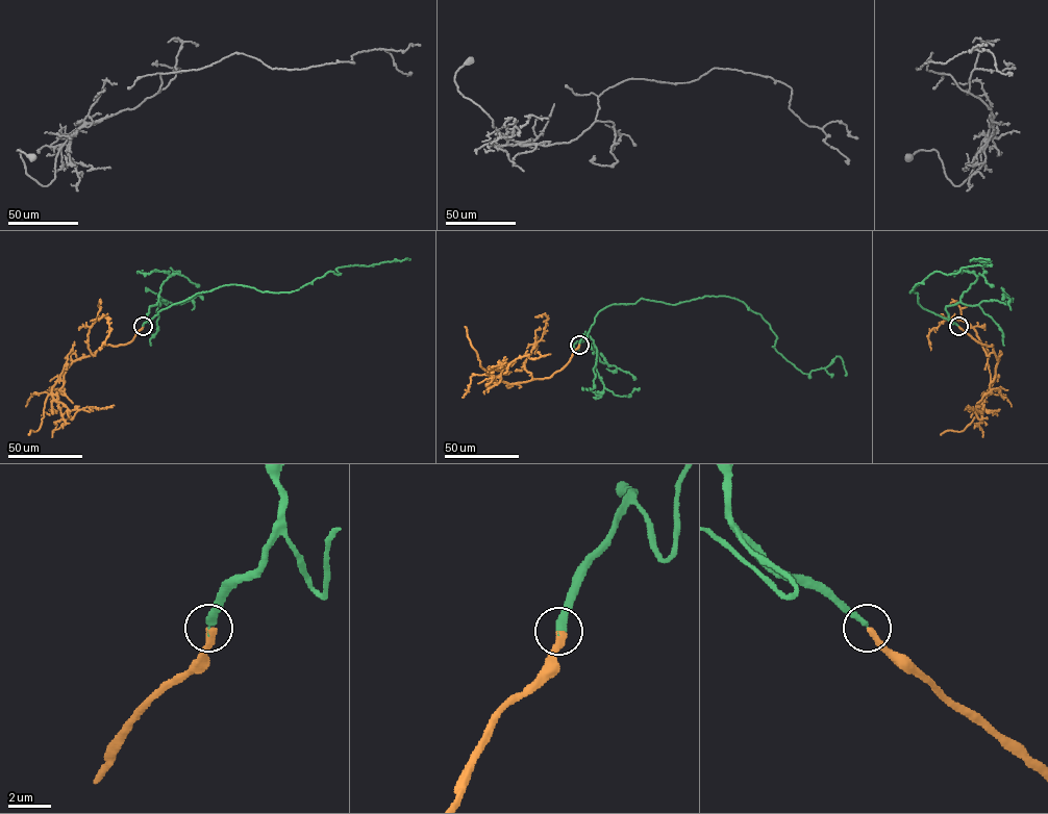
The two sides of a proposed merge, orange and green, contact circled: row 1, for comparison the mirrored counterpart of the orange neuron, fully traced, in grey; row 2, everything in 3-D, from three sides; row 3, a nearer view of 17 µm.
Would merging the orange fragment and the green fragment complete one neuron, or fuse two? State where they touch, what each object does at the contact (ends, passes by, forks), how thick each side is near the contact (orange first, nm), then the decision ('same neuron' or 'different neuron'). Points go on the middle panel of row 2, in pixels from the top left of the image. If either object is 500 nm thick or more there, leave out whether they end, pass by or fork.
at (579, 345); orange ends there; green ends there; 300 nm thick on the orange side, 280 nm on the other; same neuron

